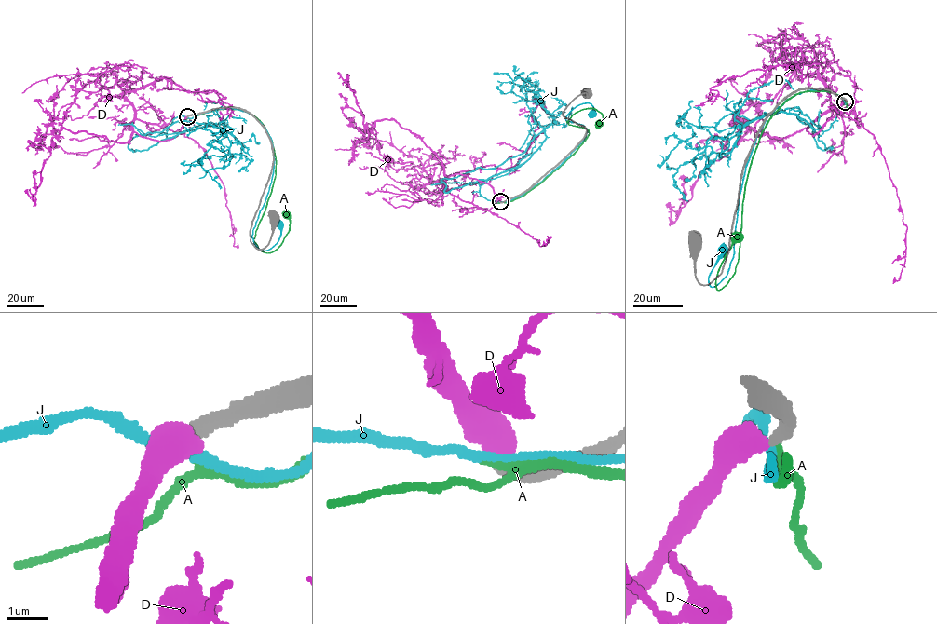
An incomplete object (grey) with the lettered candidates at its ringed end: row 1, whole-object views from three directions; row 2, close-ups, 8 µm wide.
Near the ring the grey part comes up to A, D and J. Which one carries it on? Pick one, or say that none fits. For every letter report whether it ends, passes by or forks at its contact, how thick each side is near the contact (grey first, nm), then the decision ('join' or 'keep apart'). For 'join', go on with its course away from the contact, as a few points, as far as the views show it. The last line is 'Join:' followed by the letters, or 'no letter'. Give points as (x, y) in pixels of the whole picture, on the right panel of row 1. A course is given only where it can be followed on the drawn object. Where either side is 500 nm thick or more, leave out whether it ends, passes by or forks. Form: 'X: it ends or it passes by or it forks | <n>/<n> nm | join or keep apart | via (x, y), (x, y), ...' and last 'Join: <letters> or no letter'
A: it passes by | 360/200 nm | keep apart
D: 360/600 nm | join | via (845, 101), (814, 135), (807, 130), (830, 108), (830, 95), (797, 47), (799, 67), (750, 70), (695, 106)
J: it passes by | 360/220 nm | keep apart
Join: D

